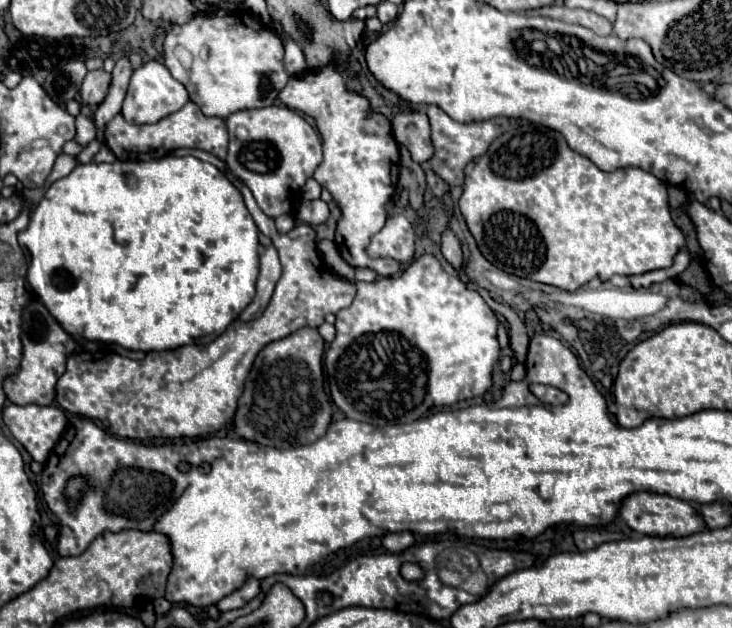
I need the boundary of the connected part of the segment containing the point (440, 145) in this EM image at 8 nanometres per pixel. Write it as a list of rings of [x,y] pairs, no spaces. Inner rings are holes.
[[[437,105],[427,107],[427,117],[429,117],[429,123],[431,123],[431,141],[433,141],[433,147],[435,147],[435,155],[429,161],[429,165],[451,187],[463,185],[463,169],[465,169],[465,165],[469,161],[473,161],[475,157],[481,157],[487,151],[487,147],[491,145],[491,141],[497,135],[503,135],[509,129],[509,119],[507,117],[493,117],[493,119],[485,119],[485,121],[459,123],[459,121],[453,121]]]

